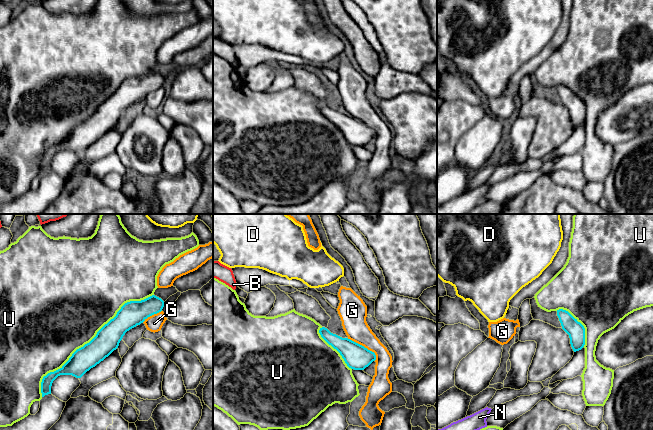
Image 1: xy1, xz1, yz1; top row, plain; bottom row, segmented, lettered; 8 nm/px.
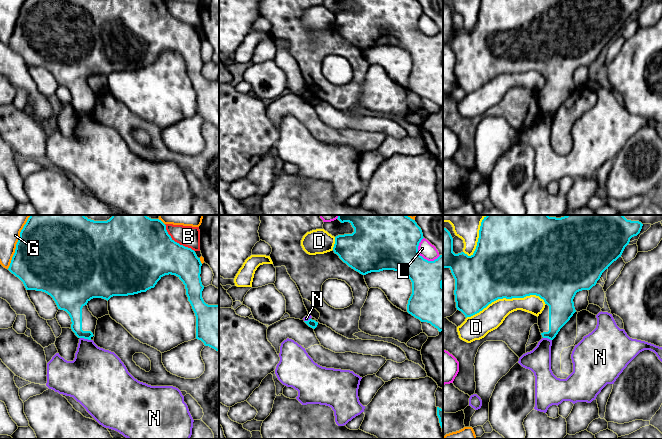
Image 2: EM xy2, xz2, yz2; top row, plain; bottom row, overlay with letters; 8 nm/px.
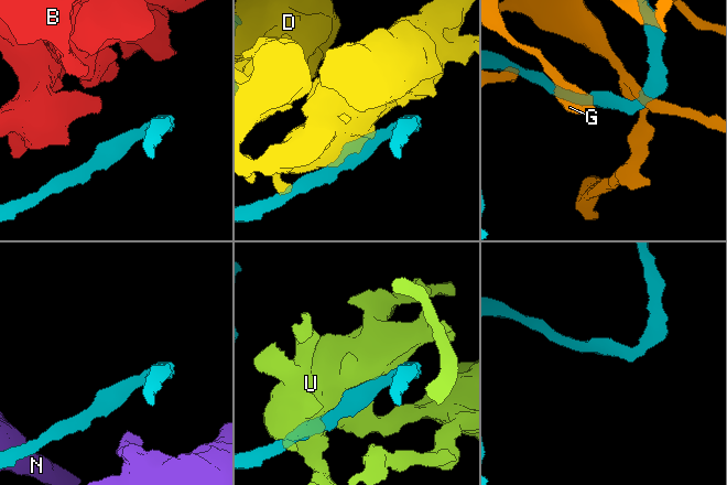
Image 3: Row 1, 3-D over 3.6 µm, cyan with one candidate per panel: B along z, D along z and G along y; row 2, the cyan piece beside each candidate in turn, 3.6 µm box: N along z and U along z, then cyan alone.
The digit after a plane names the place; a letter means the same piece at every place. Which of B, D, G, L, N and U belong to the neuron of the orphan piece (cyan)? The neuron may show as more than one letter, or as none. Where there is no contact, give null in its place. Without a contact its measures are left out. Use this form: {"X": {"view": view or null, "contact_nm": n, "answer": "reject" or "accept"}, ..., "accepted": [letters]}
{"B": {"view": "xy2", "contact_nm": 340, "answer": "reject"}, "D": {"view": "yz2", "contact_nm": 650, "answer": "reject"}, "G": {"view": "xy2", "contact_nm": 380, "answer": "reject"}, "L": {"view": "xz2", "contact_nm": 220, "answer": "reject"}, "N": {"view": "xy2", "contact_nm": 90, "answer": "reject"}, "U": {"view": "xy1", "contact_nm": 1200, "answer": "accept"}, "accepted": ["U"]}

